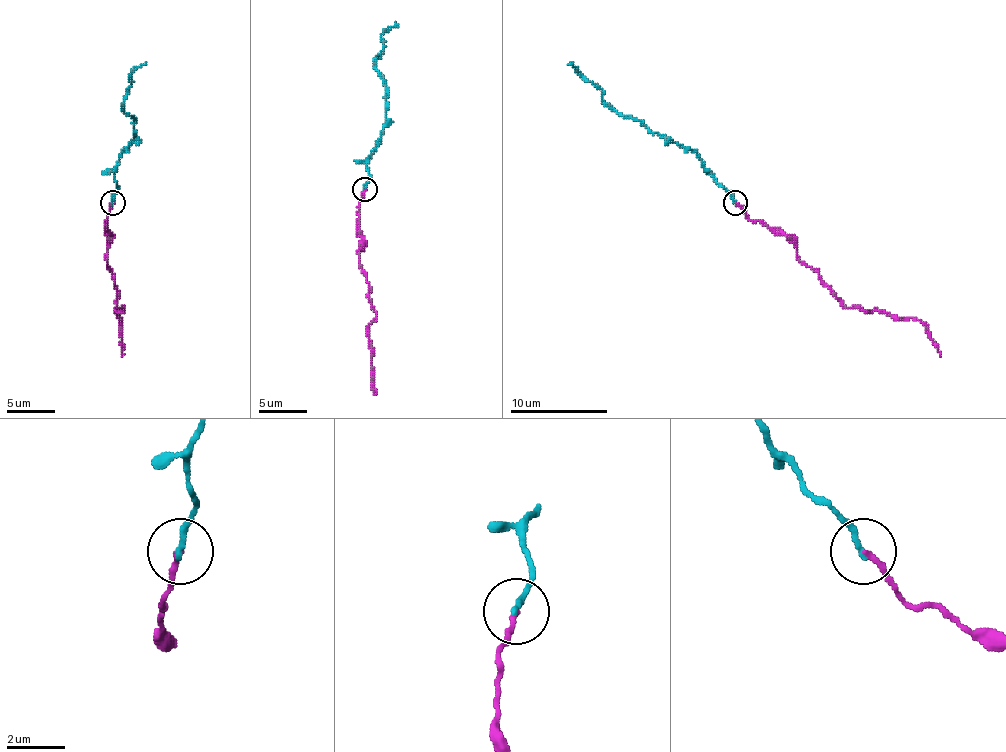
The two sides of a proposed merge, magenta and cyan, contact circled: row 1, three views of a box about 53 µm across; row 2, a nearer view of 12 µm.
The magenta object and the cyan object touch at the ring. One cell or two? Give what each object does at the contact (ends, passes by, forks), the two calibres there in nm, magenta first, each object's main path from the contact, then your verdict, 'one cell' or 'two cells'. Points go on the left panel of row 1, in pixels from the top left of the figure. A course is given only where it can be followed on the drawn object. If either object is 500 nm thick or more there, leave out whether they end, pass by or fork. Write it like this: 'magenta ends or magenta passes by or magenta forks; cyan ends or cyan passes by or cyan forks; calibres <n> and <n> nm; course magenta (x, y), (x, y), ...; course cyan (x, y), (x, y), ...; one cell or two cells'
magenta ends; cyan ends; calibres 190 and 200 nm; course magenta (112, 203), (107, 220), (107, 266), (114, 274), (119, 308), (124, 310), (117, 310), (121, 356); course cyan (112, 203), (117, 162), (134, 140), (134, 120), (124, 111), (129, 77), (146, 62); one cell

